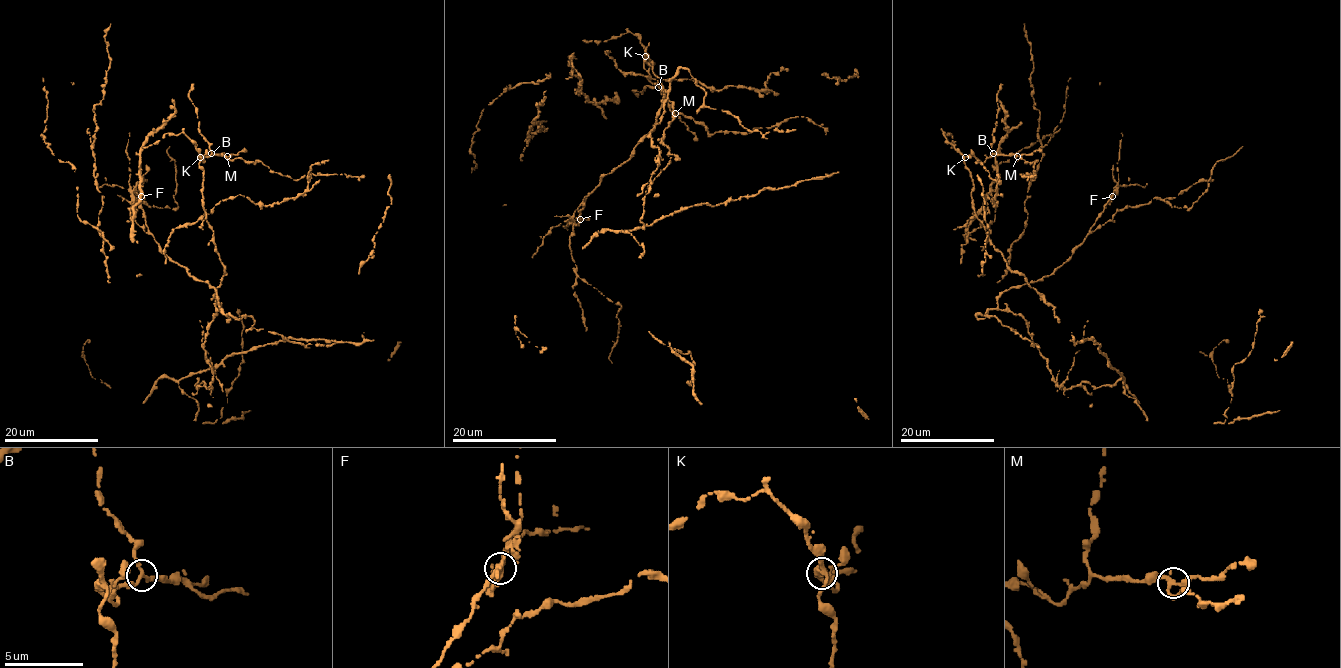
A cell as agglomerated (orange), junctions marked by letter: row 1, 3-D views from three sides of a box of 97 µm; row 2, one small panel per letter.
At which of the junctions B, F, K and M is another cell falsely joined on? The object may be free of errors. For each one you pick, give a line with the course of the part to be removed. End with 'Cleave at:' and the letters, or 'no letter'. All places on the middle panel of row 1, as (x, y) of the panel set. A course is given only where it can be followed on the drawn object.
F: Course of the part to remove: (580, 219), (563, 227), (567, 229)
Cleave at: F

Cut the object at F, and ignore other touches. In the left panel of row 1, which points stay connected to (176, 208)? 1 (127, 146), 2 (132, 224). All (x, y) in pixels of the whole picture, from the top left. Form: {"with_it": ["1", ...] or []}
{"with_it": ["2"]}

